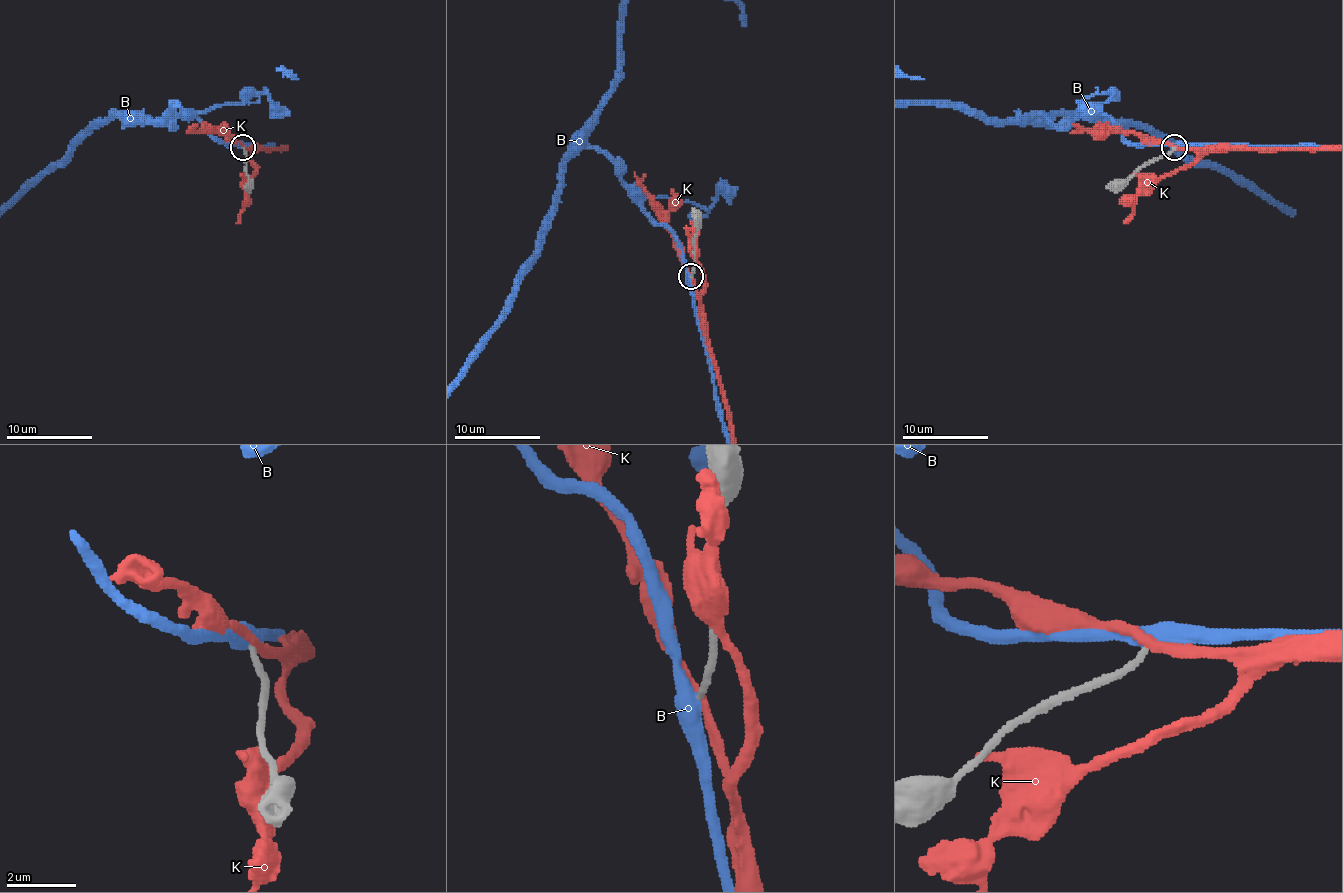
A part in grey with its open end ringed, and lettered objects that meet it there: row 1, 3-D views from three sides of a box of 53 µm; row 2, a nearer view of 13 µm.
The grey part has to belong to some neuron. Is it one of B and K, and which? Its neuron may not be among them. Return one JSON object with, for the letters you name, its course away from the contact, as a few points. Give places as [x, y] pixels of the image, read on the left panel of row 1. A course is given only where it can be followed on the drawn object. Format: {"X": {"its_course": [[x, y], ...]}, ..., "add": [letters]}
{"add": ["B"]}

